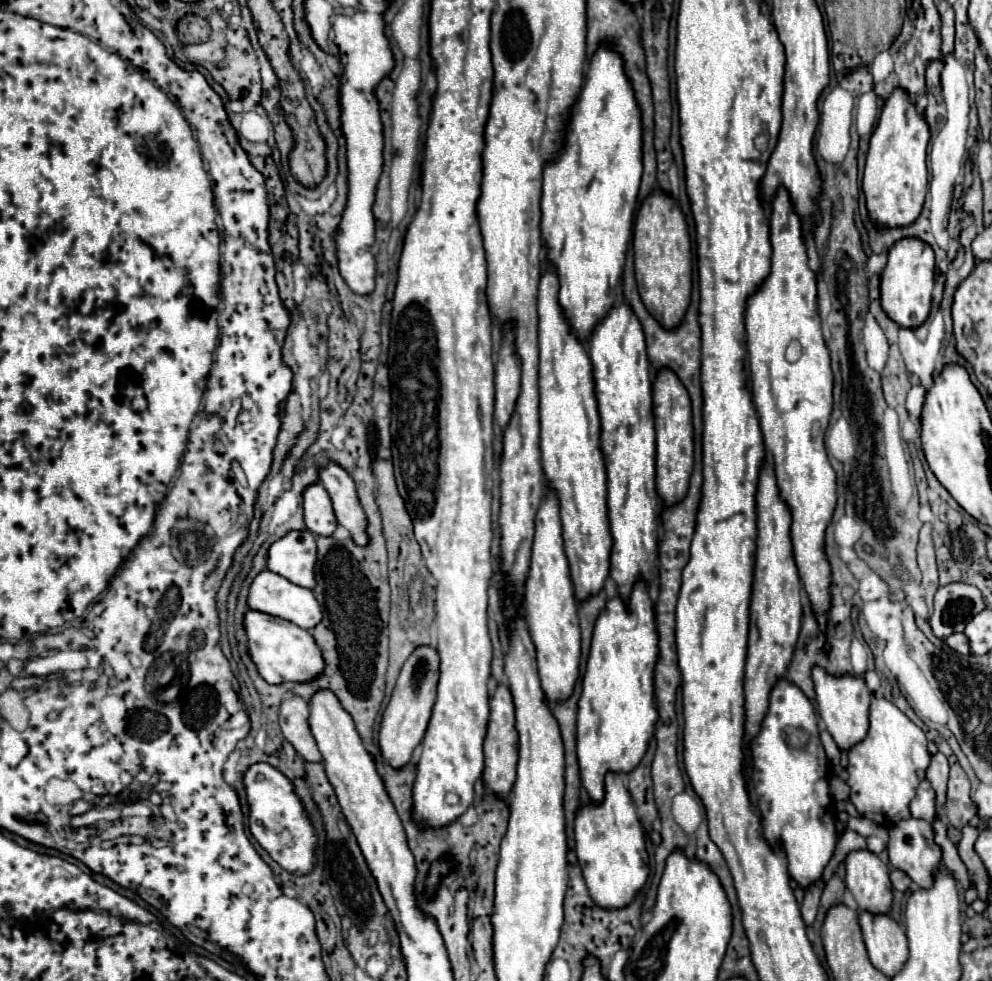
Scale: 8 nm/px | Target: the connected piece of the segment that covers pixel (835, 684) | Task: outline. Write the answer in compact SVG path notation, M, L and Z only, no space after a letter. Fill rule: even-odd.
M814 667L812 679L814 679L814 687L816 687L816 711L818 711L820 719L824 721L828 733L836 741L836 745L840 749L848 751L850 747L860 743L868 733L868 727L870 727L868 709L870 709L872 693L868 691L866 683L858 675L832 677L832 675L826 675L824 669Z

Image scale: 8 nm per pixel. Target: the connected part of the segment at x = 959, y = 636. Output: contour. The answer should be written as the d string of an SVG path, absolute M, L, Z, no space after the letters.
M956 633L956 635L950 635L950 637L946 639L946 645L948 645L950 649L954 649L954 651L962 653L962 655L968 655L968 653L970 653L970 647L968 647L968 639L966 639L966 635L964 635L964 633Z

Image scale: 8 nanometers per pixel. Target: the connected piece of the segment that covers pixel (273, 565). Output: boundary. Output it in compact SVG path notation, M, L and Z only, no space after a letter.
M290 531L286 537L272 543L268 551L268 569L286 577L288 581L314 589L316 539L310 531Z

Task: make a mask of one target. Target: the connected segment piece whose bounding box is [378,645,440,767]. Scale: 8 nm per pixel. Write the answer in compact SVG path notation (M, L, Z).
M422 645L422 647L414 649L414 653L408 657L408 661L402 667L402 673L396 681L392 699L384 711L382 727L380 727L380 739L378 739L380 749L382 749L382 757L392 767L402 767L404 763L408 763L412 759L416 745L422 741L422 737L426 733L432 705L436 699L438 665L440 665L438 651L430 645Z

